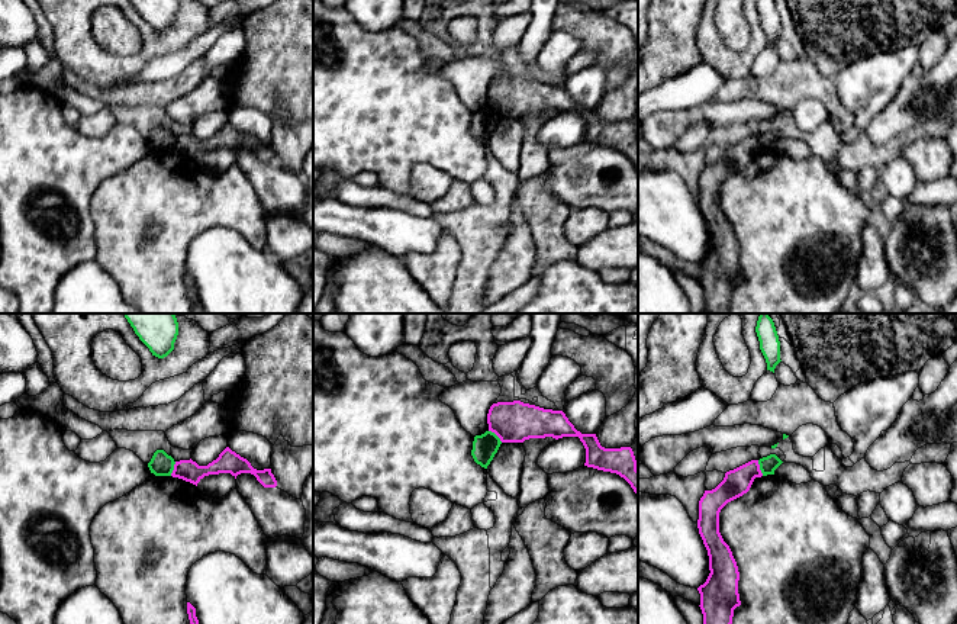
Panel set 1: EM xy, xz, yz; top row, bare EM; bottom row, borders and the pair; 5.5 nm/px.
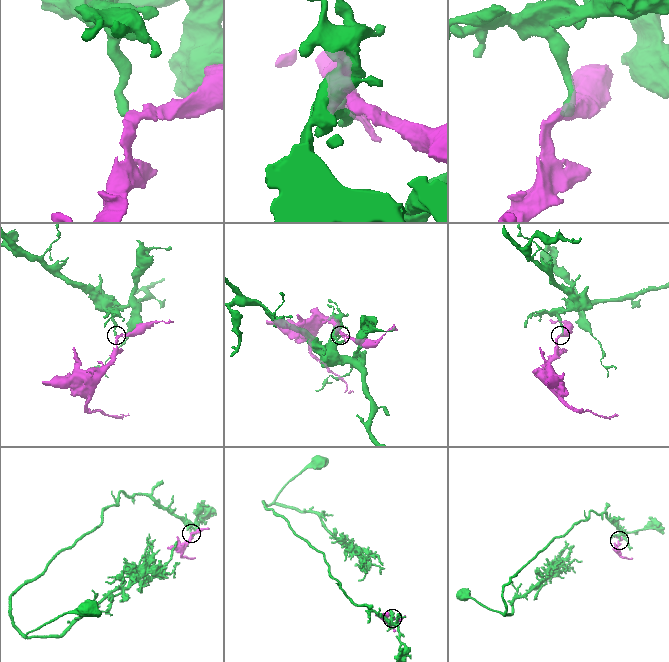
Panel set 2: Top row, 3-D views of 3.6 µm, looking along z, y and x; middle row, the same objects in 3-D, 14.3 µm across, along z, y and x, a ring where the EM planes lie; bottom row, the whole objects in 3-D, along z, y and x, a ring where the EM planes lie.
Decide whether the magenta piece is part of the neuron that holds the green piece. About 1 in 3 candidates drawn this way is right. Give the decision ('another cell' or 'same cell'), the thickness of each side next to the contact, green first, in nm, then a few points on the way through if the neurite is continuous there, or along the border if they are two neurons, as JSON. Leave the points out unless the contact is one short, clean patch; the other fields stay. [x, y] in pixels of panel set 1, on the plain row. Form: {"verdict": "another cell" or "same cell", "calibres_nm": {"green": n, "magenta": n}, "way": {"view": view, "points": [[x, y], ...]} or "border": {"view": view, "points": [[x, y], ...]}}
{"verdict": "another cell", "calibres_nm": {"green": 100, "magenta": 150}, "border": {"view": "yz", "points": [[757, 135], [763, 150]]}}

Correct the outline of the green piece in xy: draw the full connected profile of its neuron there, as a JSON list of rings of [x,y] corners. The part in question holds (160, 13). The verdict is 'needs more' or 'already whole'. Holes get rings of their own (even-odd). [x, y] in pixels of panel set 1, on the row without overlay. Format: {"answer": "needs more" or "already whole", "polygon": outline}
{"answer": "already whole", "polygon": [[[130,0],[139,15],[158,33],[167,32],[174,25],[178,0]]]}

